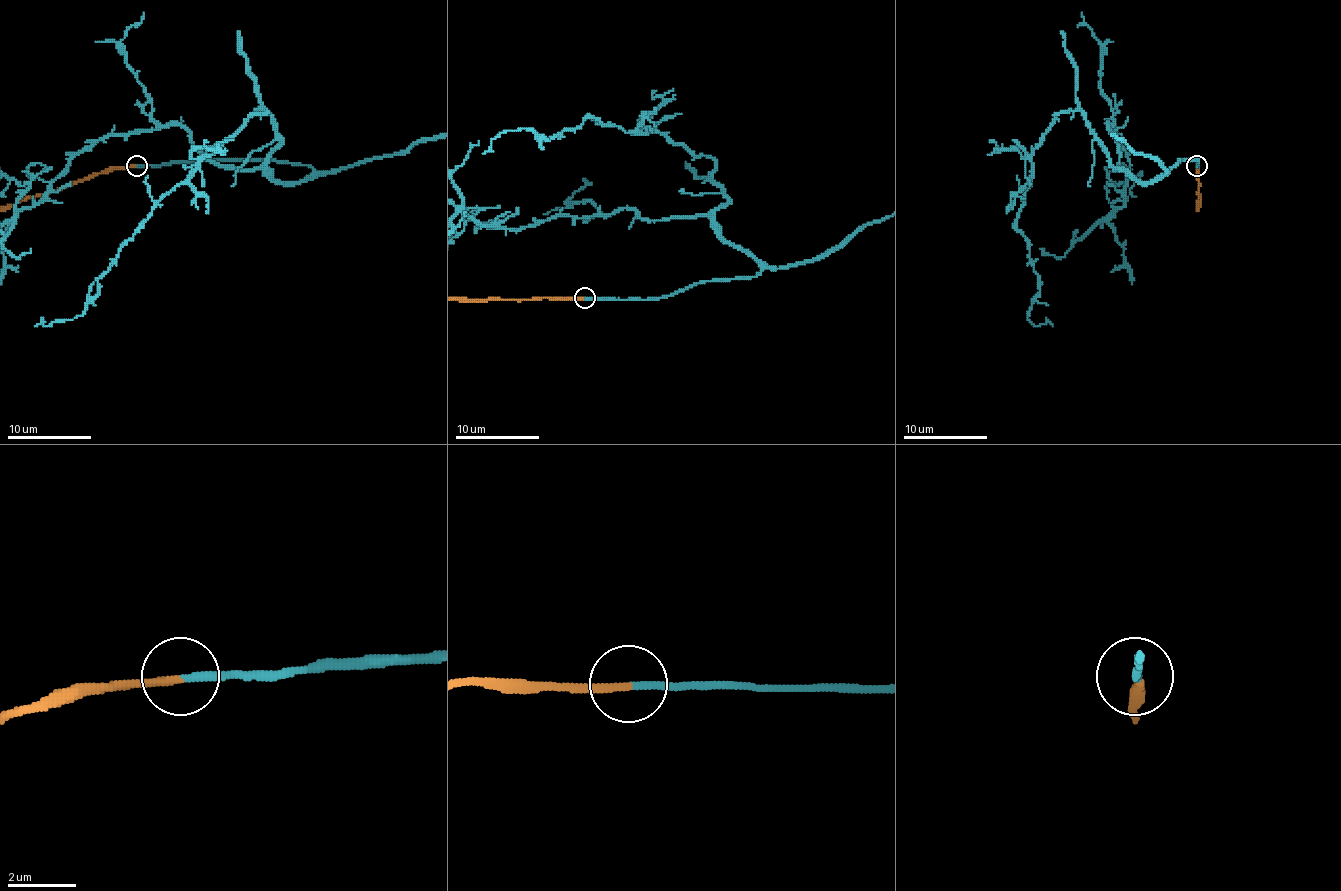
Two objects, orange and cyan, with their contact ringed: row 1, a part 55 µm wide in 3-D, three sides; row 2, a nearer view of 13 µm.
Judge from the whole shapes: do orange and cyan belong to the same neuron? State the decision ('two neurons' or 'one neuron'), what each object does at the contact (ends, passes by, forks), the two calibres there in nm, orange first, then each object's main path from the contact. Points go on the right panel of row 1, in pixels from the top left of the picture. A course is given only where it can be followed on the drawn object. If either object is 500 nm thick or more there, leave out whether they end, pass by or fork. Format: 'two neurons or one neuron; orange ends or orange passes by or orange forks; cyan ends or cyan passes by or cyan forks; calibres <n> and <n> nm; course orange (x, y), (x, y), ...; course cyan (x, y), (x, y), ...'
one neuron; orange ends; cyan ends; calibres 240 and 200 nm

